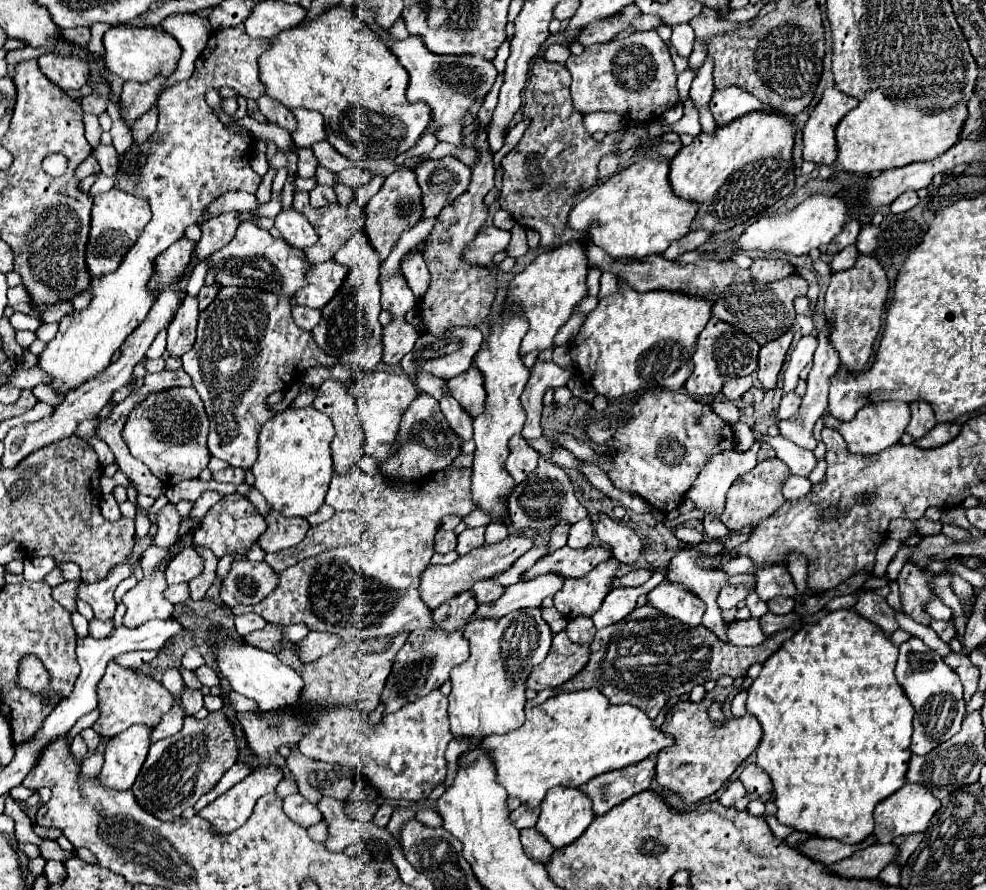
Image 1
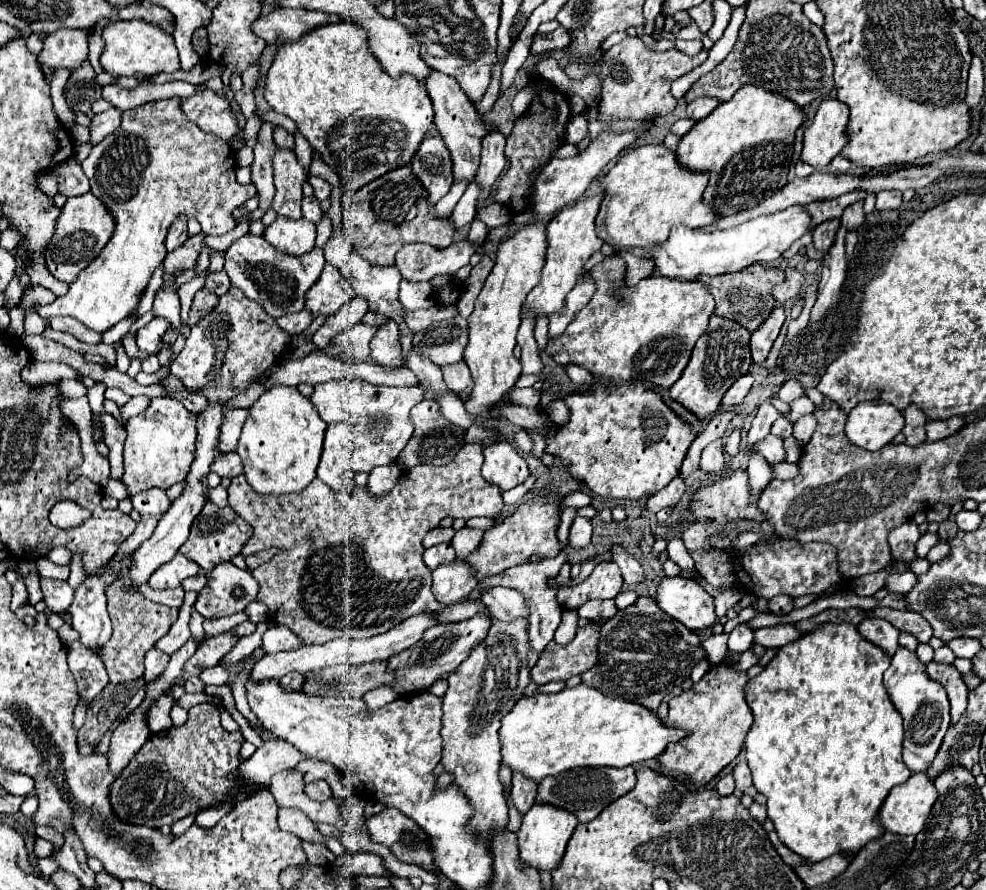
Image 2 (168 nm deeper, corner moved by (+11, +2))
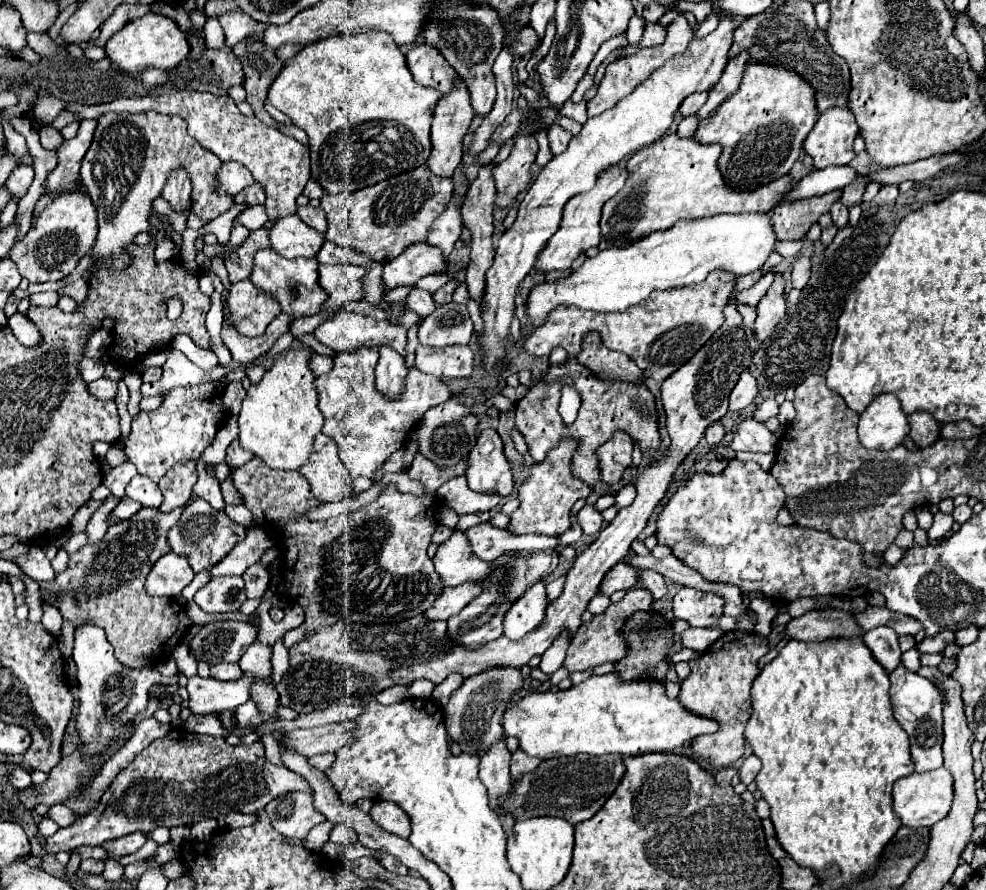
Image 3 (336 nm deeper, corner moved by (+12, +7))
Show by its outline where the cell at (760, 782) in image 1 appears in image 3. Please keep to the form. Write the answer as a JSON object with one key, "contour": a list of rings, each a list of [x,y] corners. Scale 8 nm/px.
{"contour":[[[751,754],[749,758],[743,760],[743,764],[741,764],[741,768],[739,768],[739,778],[741,778],[741,782],[743,782],[743,784],[751,784],[751,782],[755,780],[755,776],[757,776],[759,770],[761,770],[761,760]]]}

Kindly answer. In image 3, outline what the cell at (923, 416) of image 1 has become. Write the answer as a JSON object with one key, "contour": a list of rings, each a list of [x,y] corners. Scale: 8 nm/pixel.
{"contour":[[[913,412],[907,416],[907,420],[911,426],[909,436],[919,448],[925,448],[939,438],[939,422],[929,412]]]}

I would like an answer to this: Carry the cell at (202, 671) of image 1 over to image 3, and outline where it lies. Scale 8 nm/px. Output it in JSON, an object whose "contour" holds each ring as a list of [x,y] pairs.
{"contour":[[[221,662],[217,666],[211,666],[211,676],[217,678],[217,680],[237,680],[241,676],[241,668],[239,664],[227,664],[227,662]]]}

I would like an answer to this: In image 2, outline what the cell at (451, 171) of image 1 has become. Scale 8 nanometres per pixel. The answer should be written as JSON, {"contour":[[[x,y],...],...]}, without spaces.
{"contour":[[[430,135],[422,141],[414,161],[414,175],[422,181],[424,189],[430,193],[430,203],[434,205],[440,197],[448,193],[454,183],[452,159],[440,135]]]}

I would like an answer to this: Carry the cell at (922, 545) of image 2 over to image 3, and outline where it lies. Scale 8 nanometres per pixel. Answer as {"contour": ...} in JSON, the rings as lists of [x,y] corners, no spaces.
{"contour":[[[937,512],[935,514],[935,522],[933,526],[929,528],[929,540],[935,540],[935,538],[941,538],[945,536],[953,526],[953,517],[951,514],[943,514],[943,512]]]}

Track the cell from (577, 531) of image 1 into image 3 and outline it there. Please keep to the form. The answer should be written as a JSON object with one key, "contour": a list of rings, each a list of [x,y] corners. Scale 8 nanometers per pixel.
{"contour":[[[583,506],[577,514],[577,522],[581,524],[585,534],[597,534],[603,526],[603,518],[601,512],[595,510],[595,506]]]}

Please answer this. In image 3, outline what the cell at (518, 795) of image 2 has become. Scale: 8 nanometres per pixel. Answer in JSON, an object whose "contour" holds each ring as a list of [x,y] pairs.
{"contour":[[[517,750],[517,752],[511,756],[511,776],[513,776],[515,780],[519,780],[521,776],[533,772],[533,770],[537,768],[537,764],[539,764],[537,758],[529,758],[529,756],[525,756],[521,750]]]}

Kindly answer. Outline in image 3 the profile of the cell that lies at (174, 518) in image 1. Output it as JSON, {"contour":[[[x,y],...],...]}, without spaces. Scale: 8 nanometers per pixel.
{"contour":[[[135,476],[127,484],[127,496],[141,502],[143,506],[159,506],[163,502],[161,490],[147,476]]]}

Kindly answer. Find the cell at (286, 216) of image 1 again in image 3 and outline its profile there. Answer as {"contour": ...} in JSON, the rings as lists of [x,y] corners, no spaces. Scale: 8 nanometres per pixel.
{"contour":[[[293,214],[273,222],[269,240],[283,258],[313,258],[323,244],[323,234],[309,228],[297,214]]]}

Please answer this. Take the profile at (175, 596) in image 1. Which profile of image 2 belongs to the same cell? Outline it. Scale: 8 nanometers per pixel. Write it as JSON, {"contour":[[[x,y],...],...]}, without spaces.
{"contour":[[[200,573],[198,577],[186,579],[186,581],[182,583],[182,587],[184,587],[184,591],[200,591],[206,583],[208,583],[208,575],[206,575],[206,573]]]}

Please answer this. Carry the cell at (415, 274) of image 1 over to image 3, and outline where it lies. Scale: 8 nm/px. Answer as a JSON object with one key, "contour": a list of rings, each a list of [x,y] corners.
{"contour":[[[417,286],[411,288],[405,304],[407,304],[407,308],[415,310],[415,312],[417,312],[419,316],[423,316],[423,318],[429,316],[429,314],[435,310],[435,304],[433,304],[433,300],[431,300],[431,294],[425,292],[425,290],[421,290],[421,288],[417,288]]]}

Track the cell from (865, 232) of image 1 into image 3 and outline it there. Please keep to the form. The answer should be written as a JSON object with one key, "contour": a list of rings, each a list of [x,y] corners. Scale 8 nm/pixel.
{"contour":[[[855,180],[853,184],[843,188],[843,196],[841,196],[841,204],[845,204],[847,208],[851,208],[853,204],[861,204],[863,202],[863,192],[865,192],[865,180]]]}

